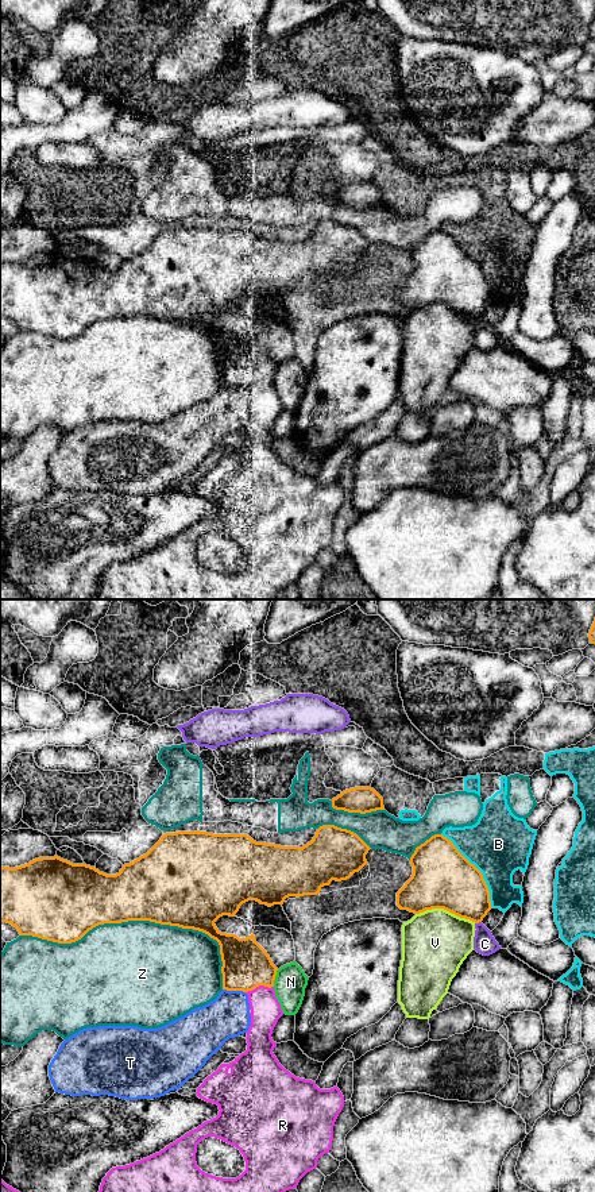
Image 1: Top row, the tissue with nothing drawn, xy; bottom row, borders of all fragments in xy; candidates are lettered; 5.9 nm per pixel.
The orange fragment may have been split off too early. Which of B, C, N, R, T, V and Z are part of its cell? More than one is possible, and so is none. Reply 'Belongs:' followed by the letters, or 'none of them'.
Belongs: R

